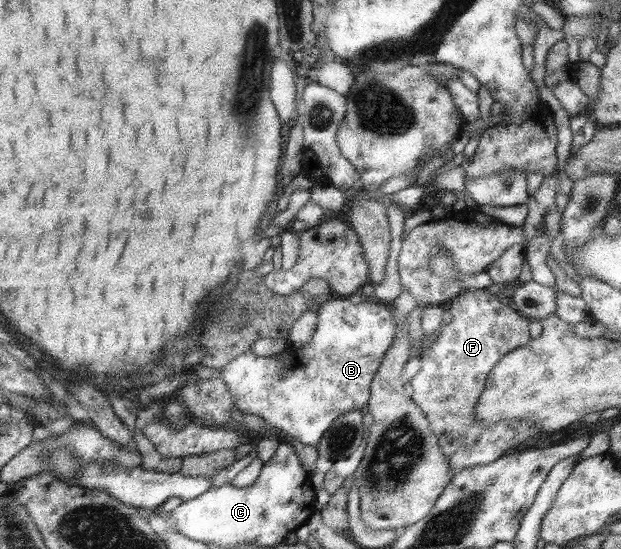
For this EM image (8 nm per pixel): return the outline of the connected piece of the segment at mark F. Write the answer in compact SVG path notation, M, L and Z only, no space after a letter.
M486 289L462 290L444 308L445 321L435 336L421 346L419 371L406 385L409 399L424 413L429 430L437 435L439 449L455 474L465 468L488 464L519 448L535 447L535 443L547 435L537 433L537 429L523 421L499 421L487 427L473 421L477 398L491 369L501 357L531 339L527 318L500 303L497 296Z

